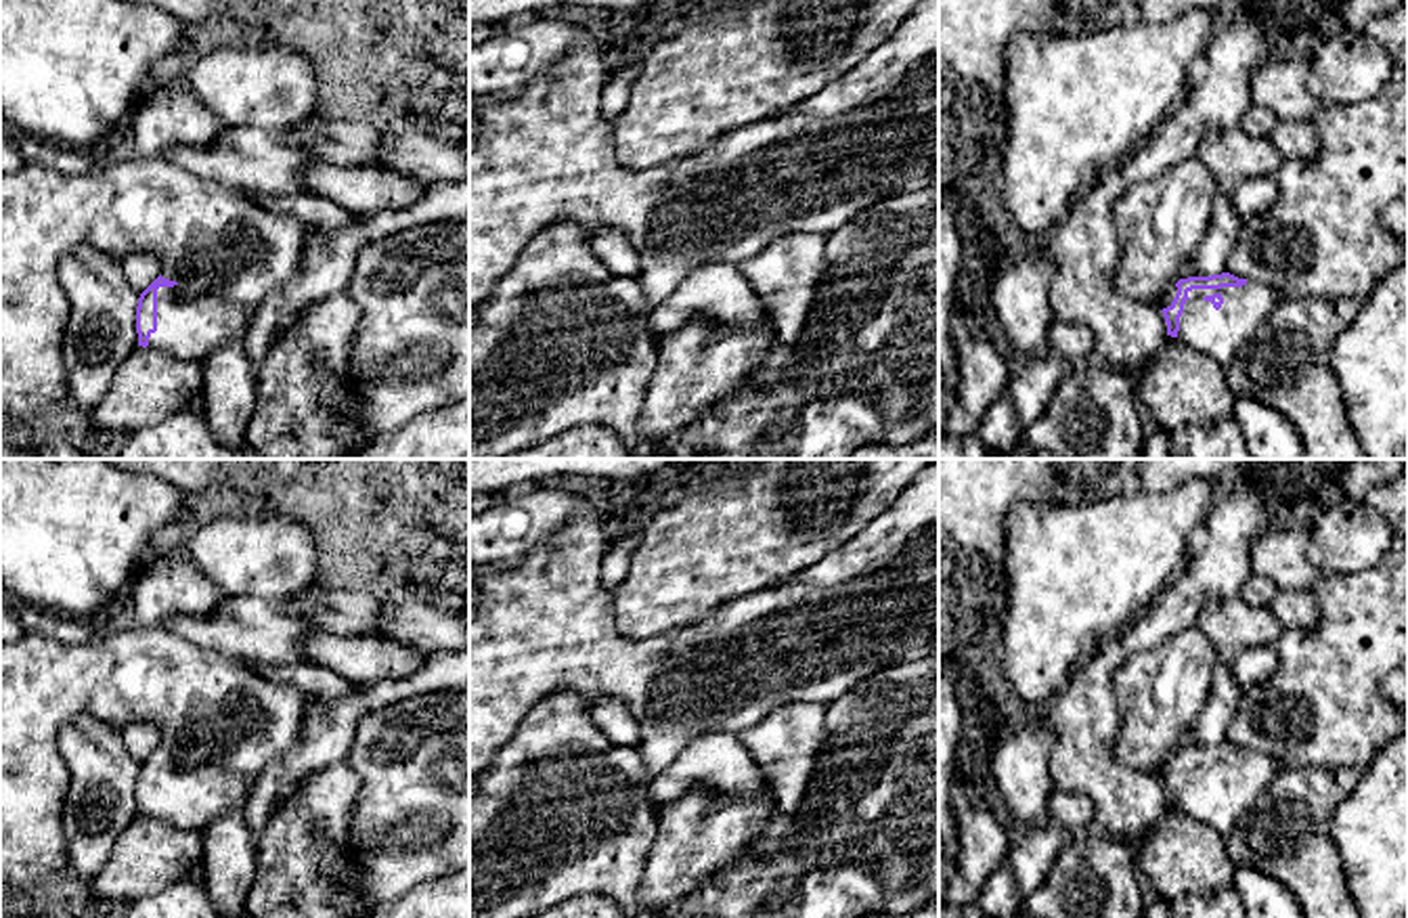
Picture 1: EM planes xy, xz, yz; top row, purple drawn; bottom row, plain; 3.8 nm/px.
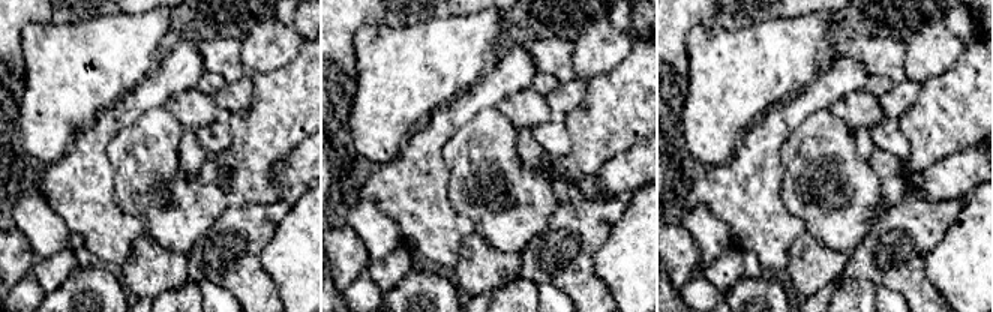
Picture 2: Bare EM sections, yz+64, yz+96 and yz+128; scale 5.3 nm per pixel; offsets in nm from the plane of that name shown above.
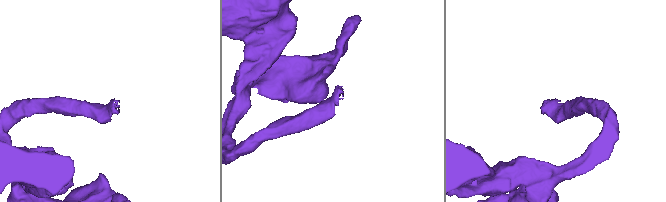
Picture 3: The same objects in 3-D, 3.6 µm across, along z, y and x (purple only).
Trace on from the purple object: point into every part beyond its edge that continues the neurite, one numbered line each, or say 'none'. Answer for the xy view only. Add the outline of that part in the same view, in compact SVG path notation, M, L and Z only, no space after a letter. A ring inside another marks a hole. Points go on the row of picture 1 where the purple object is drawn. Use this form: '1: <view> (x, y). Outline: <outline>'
1: xy (227, 254). Outline: M128 149L101 157L96 170L78 176L36 161L0 172L0 417L31 428L65 411L69 300L59 262L75 247L92 245L117 260L155 252L161 277L176 285L157 289L157 331L149 346L201 360L226 340L245 337L264 298L298 272L312 228L166 157L140 157Z

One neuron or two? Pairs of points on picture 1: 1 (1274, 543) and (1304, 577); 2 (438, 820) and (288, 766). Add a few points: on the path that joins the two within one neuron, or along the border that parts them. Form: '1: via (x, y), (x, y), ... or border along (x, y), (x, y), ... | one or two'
1: via (1279, 552), (1295, 569) | one
2: via (401, 782), (367, 749), (325, 749) | one

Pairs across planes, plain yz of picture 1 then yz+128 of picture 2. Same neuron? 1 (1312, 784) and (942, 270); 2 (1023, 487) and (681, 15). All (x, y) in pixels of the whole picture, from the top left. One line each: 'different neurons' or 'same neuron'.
1: different neurons
2: same neuron

